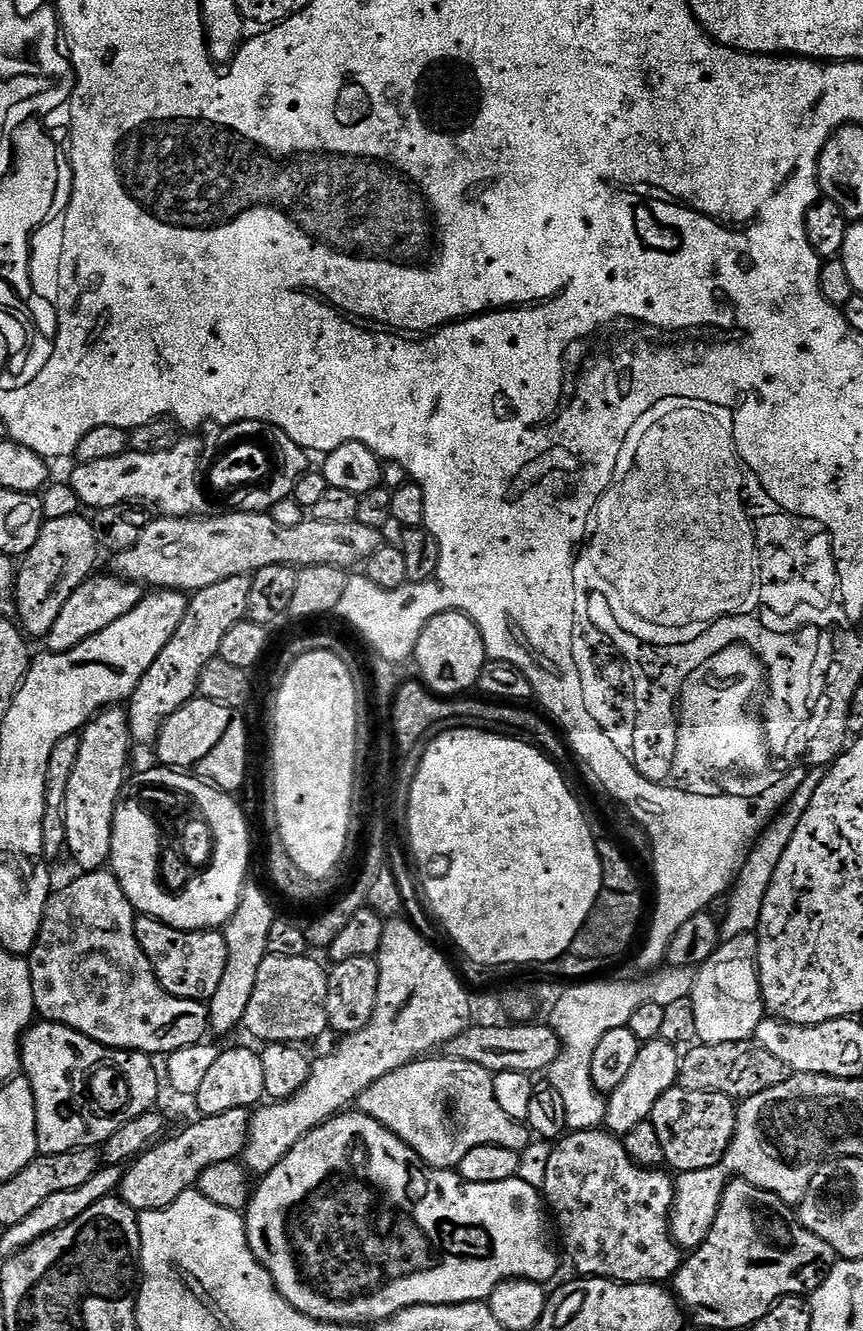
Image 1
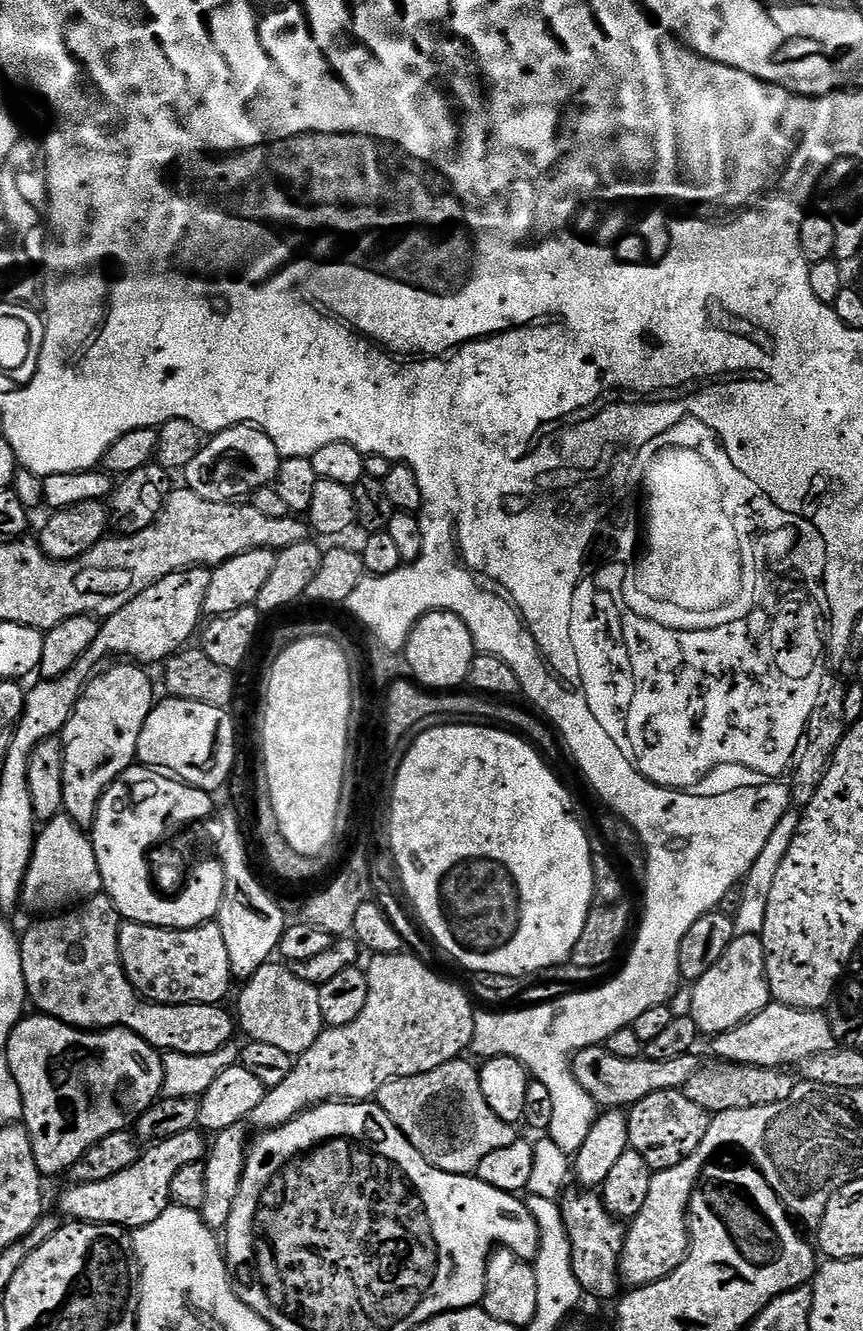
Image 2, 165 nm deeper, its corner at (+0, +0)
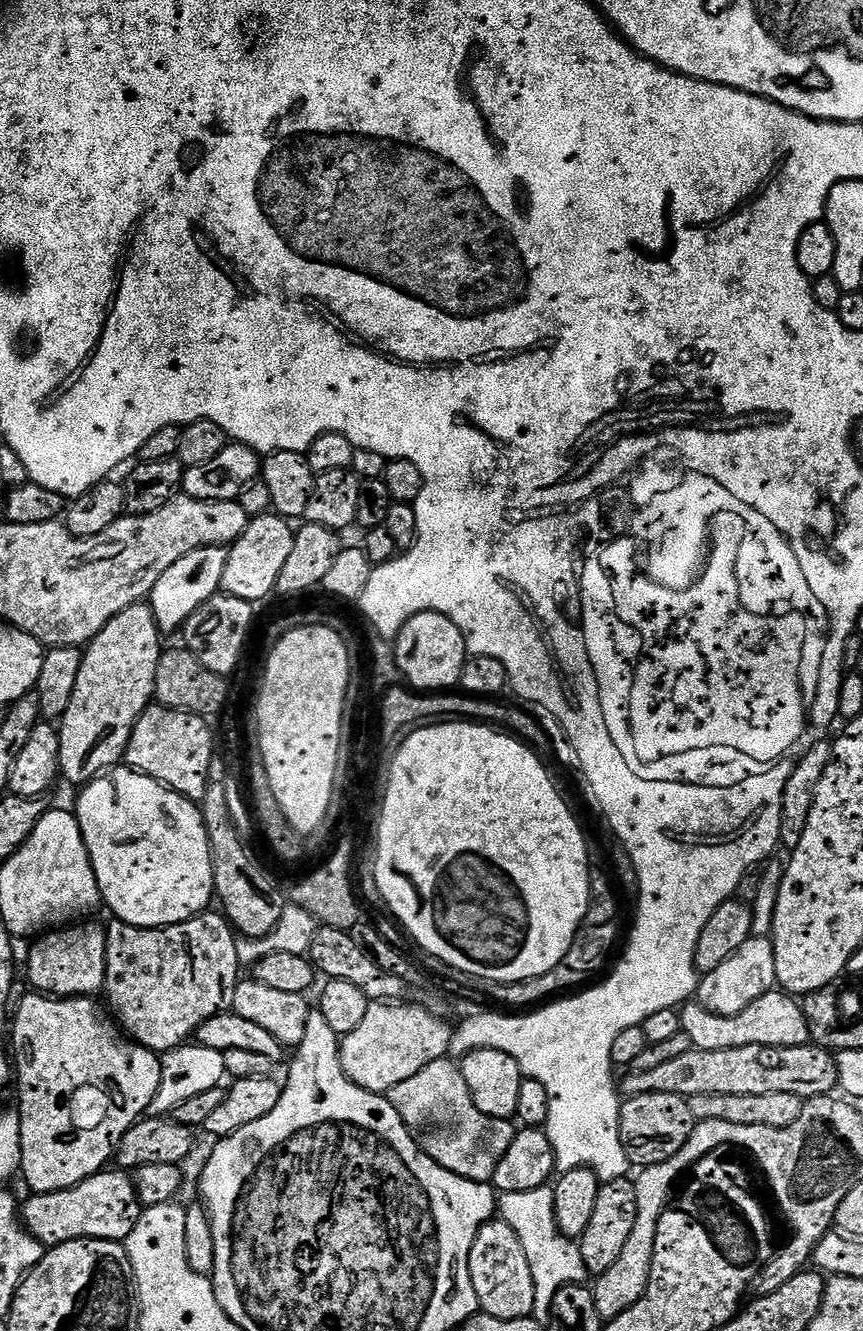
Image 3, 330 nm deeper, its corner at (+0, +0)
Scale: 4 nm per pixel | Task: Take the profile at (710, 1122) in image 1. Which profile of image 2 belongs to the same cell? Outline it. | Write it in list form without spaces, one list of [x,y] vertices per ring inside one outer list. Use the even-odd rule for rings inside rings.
[[[683,1090],[650,1094],[650,1098],[642,1098],[642,1102],[627,1109],[626,1115],[629,1149],[642,1154],[642,1158],[646,1158],[648,1165],[656,1172],[678,1166],[682,1158],[690,1158],[690,1154],[698,1150],[702,1138],[706,1138],[710,1119],[709,1112],[695,1102],[690,1102]]]

